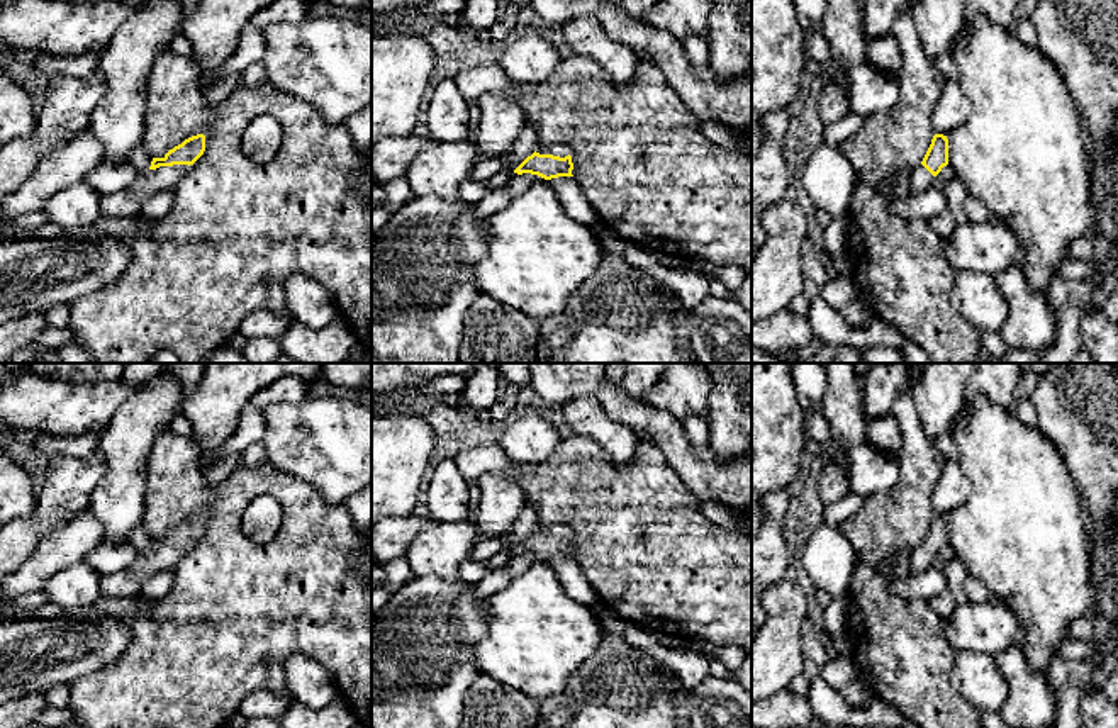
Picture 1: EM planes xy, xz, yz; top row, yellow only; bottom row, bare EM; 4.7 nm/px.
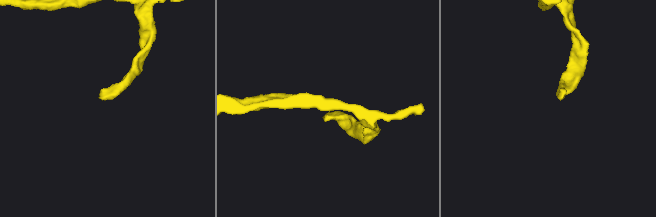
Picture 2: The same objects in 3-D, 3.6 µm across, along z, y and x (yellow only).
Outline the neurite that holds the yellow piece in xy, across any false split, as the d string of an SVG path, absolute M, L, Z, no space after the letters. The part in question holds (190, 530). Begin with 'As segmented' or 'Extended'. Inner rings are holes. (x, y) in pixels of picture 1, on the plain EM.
Extended. M197 514L170 529L163 538L153 538L146 553L114 574L100 577L100 594L117 601L134 597L143 584L158 572L173 570L190 545L205 531L205 516Z

